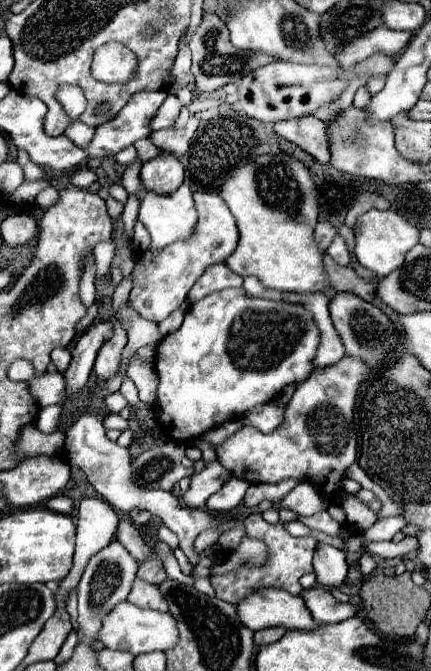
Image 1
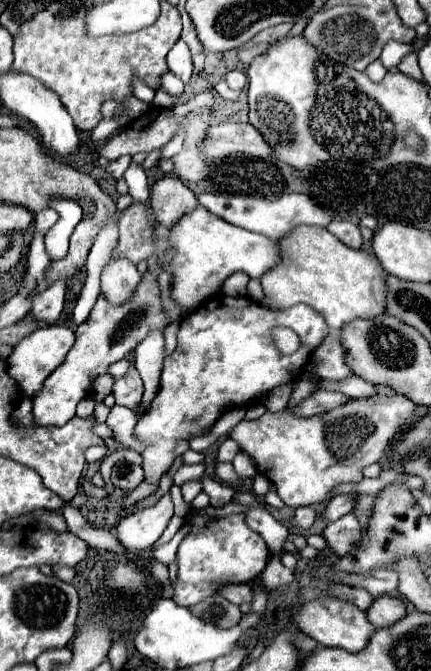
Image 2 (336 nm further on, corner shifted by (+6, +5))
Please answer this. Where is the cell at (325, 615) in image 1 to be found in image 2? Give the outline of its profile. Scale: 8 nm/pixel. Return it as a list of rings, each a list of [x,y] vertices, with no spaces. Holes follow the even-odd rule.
[[[380,596],[380,598],[374,598],[374,602],[366,610],[366,614],[368,614],[368,620],[376,628],[384,628],[384,626],[392,626],[394,622],[404,618],[406,604],[392,596]]]

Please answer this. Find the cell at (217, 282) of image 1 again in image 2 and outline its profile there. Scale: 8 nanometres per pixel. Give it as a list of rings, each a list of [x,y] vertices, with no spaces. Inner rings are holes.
[[[234,272],[228,276],[222,284],[222,294],[226,296],[246,296],[246,284],[248,284],[248,274],[244,272]]]

